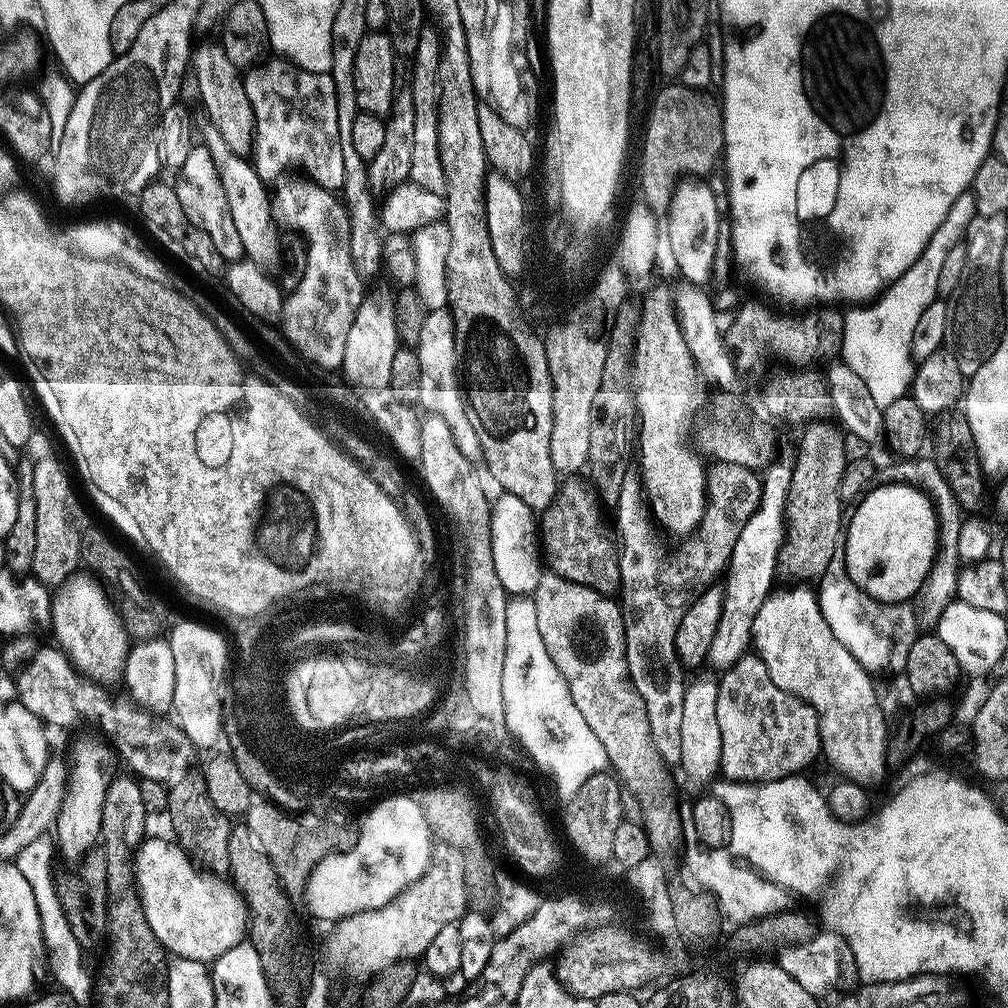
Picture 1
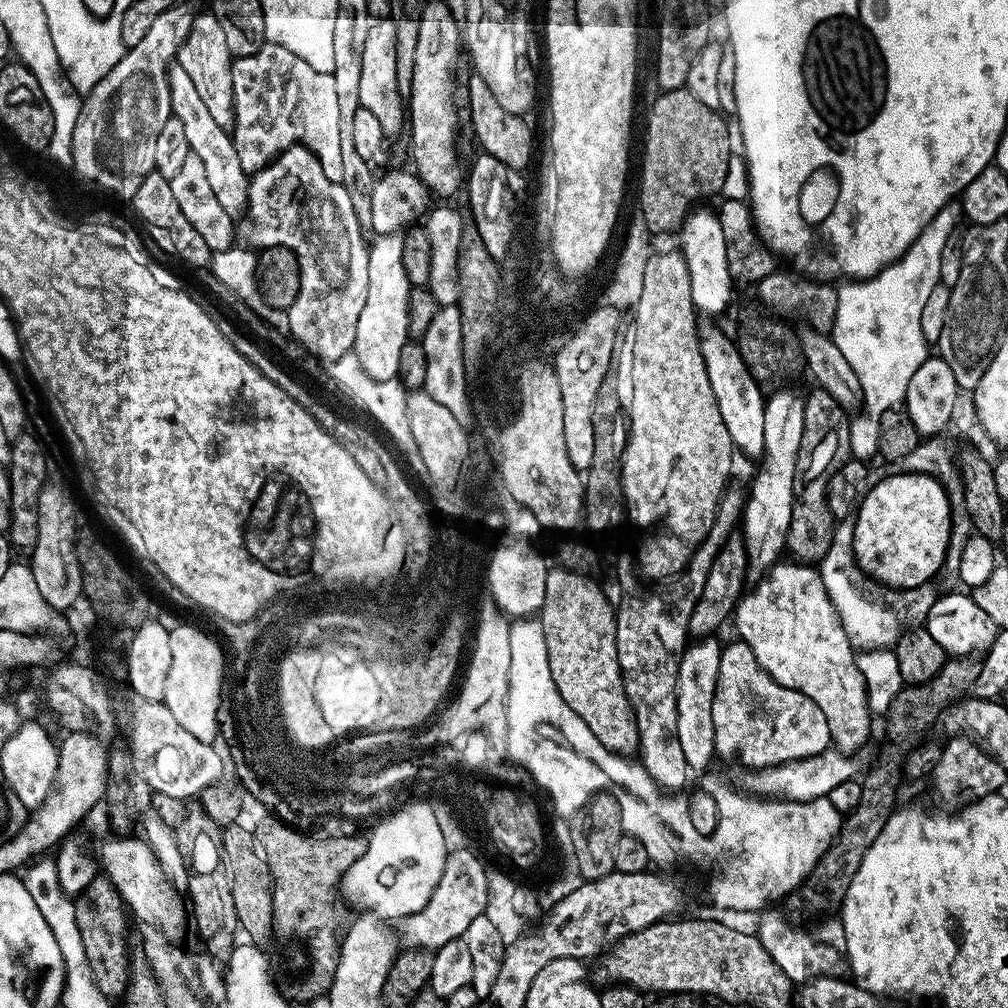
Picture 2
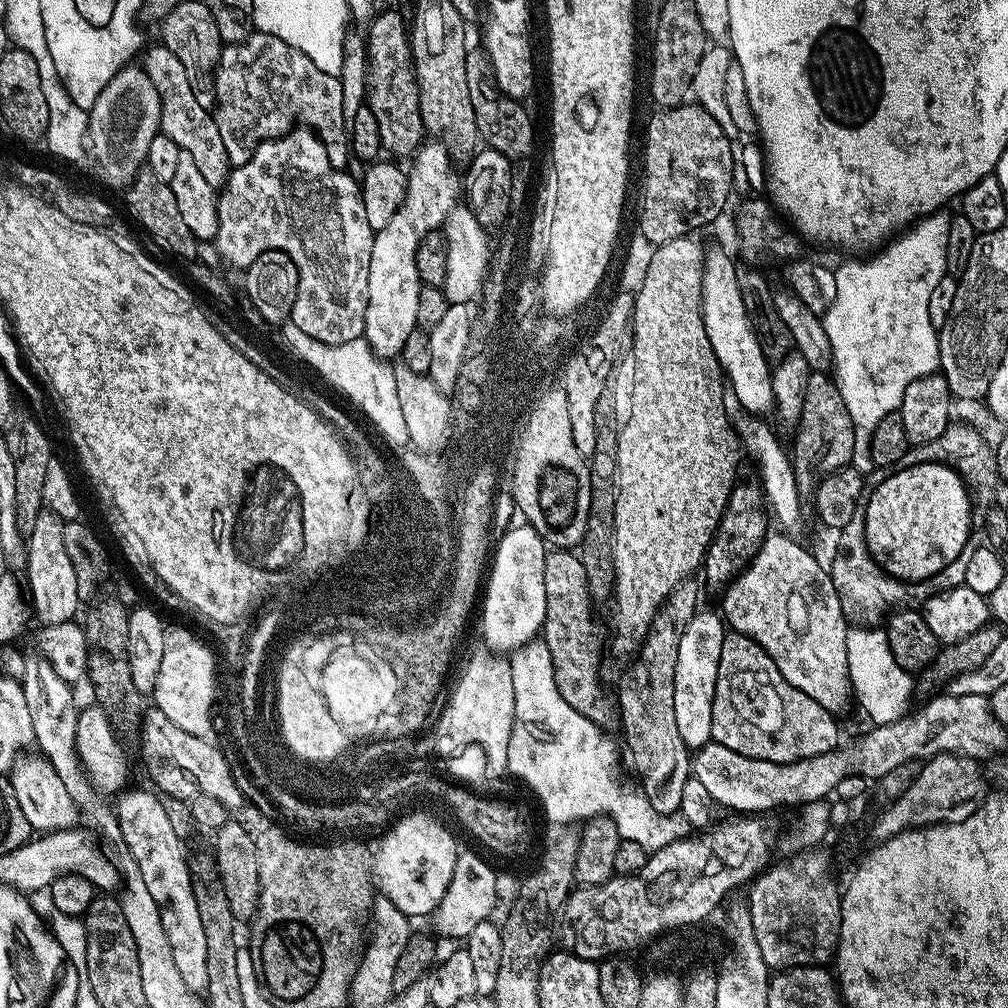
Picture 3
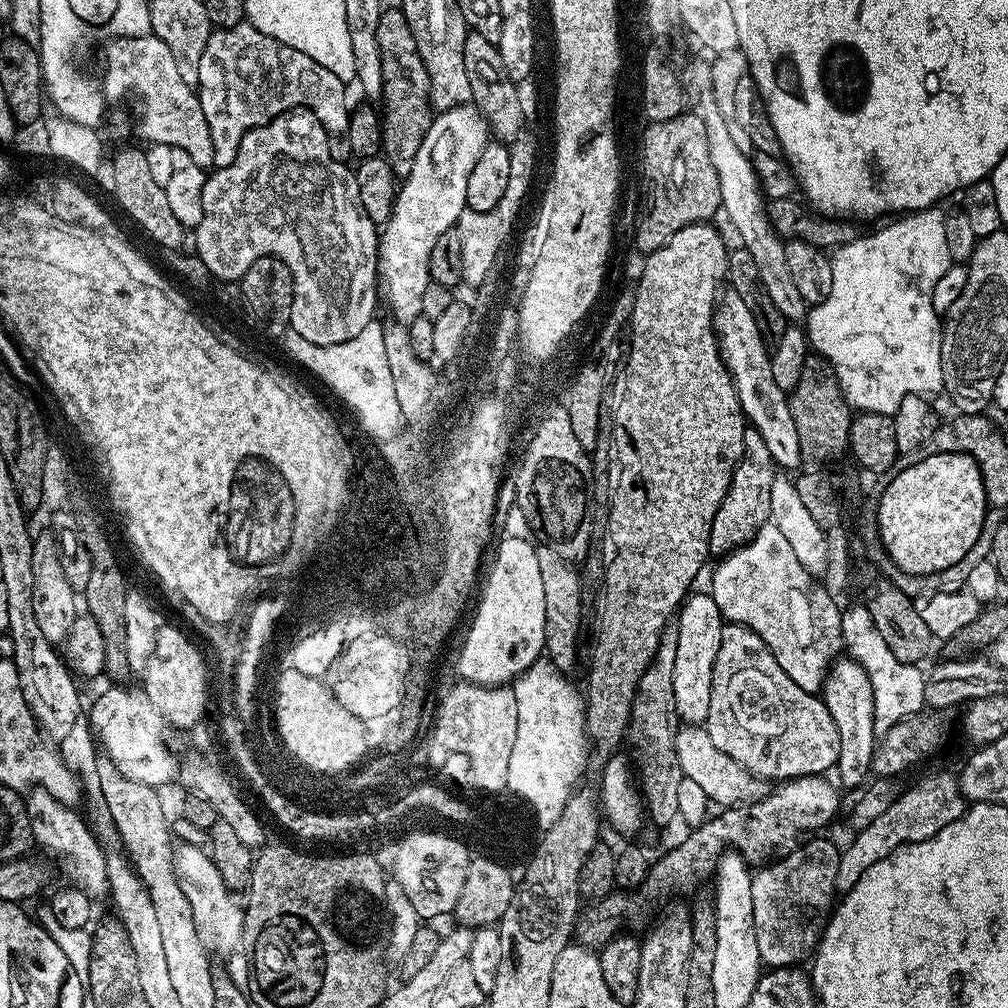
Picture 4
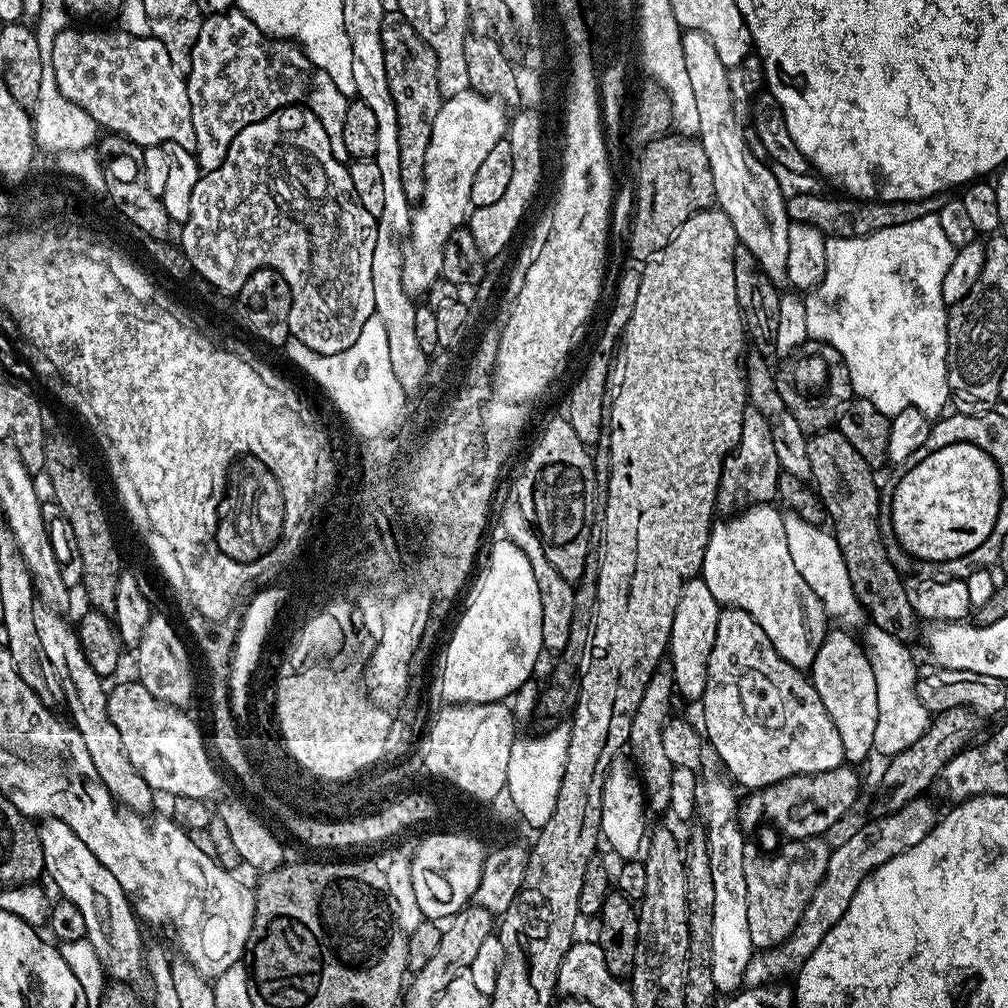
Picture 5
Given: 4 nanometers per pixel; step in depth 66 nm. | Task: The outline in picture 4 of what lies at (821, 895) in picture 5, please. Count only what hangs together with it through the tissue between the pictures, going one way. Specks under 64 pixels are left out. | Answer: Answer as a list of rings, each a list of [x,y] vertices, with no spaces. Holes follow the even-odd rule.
[[[940,772],[937,776],[924,776],[913,788],[905,787],[893,804],[874,819],[870,826],[862,830],[853,841],[847,842],[840,853],[837,889],[853,888],[858,878],[862,878],[862,874],[866,874],[870,866],[874,866],[874,862],[886,858],[903,844],[922,842],[938,834],[938,830],[942,830],[950,822],[963,816],[965,811],[966,797],[960,790],[959,779],[948,772]]]

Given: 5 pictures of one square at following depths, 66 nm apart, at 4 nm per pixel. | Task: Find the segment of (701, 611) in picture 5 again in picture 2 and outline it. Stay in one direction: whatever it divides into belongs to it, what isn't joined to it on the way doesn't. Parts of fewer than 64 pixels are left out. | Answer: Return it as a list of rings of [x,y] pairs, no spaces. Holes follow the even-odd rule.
[[[700,638],[689,643],[681,658],[677,682],[677,734],[679,745],[682,746],[683,757],[689,769],[704,770],[716,756],[714,742],[714,694],[718,682],[718,666],[720,665],[721,641],[716,638]]]

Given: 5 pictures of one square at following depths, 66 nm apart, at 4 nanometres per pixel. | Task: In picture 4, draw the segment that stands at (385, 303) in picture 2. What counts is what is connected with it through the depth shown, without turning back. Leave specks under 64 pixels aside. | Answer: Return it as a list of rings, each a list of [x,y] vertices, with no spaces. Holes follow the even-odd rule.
[[[459,104],[448,112],[433,115],[430,130],[426,130],[426,138],[422,138],[418,154],[414,154],[414,166],[399,185],[392,207],[392,217],[383,225],[378,236],[378,284],[382,289],[383,303],[385,300],[392,311],[393,321],[407,326],[421,315],[422,294],[425,293],[426,286],[432,282],[431,251],[442,234],[455,229],[459,215],[466,207],[466,182],[470,182],[470,170],[474,170],[482,150],[489,143],[488,123],[479,109],[472,104]]]

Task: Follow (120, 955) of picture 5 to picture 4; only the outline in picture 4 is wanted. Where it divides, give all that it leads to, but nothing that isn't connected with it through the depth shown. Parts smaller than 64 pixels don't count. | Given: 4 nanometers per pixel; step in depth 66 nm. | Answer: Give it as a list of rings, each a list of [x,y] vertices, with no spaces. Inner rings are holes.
[[[32,790],[27,793],[28,817],[32,827],[32,839],[40,844],[52,856],[64,860],[64,872],[71,883],[81,888],[88,897],[107,897],[108,887],[108,856],[99,840],[90,831],[85,819],[76,814],[75,807],[64,804],[58,798],[43,790]]]

